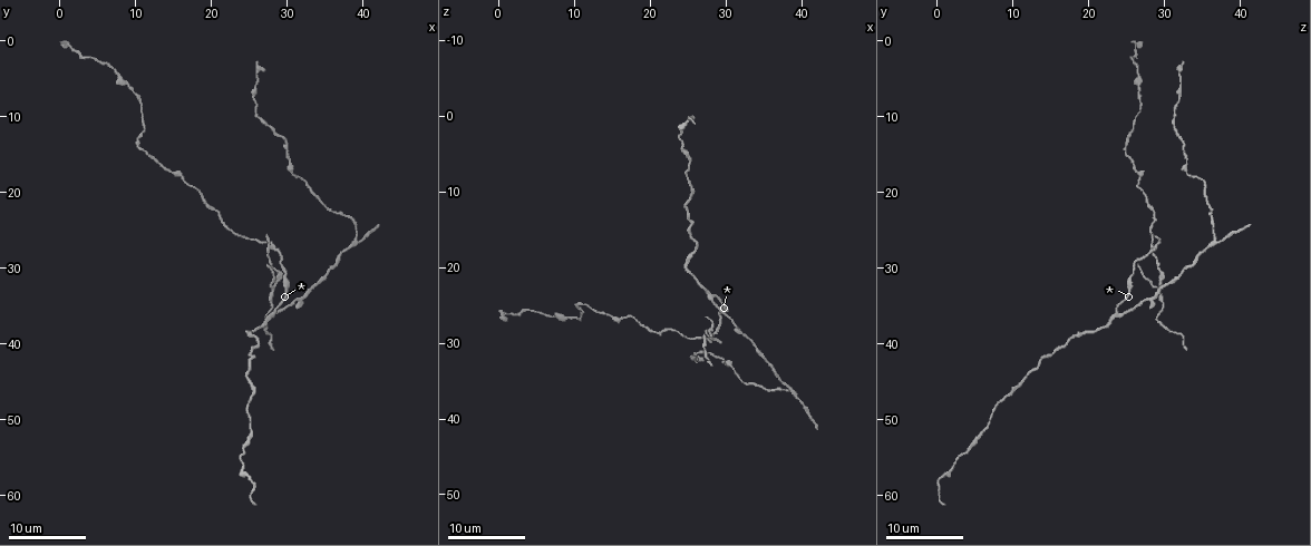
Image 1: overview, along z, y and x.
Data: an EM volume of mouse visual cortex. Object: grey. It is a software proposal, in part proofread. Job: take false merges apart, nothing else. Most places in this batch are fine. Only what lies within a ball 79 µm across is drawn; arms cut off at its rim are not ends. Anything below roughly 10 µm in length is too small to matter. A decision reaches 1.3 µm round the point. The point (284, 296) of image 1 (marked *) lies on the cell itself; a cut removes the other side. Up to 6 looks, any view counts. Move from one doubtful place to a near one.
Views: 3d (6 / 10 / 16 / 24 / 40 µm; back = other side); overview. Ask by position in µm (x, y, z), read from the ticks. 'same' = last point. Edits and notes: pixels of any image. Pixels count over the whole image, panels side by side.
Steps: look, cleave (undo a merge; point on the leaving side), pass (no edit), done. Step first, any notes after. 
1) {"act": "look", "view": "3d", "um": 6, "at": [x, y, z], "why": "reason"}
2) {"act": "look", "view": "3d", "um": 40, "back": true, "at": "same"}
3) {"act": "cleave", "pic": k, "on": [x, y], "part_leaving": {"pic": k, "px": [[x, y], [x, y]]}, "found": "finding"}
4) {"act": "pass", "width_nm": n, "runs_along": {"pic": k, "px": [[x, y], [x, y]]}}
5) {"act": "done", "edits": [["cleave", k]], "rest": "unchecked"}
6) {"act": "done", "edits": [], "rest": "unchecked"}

{"act": "look", "view": "3d", "um": 10, "at": [28.0, 27.0, 29.0], "why": "four arms meet"}

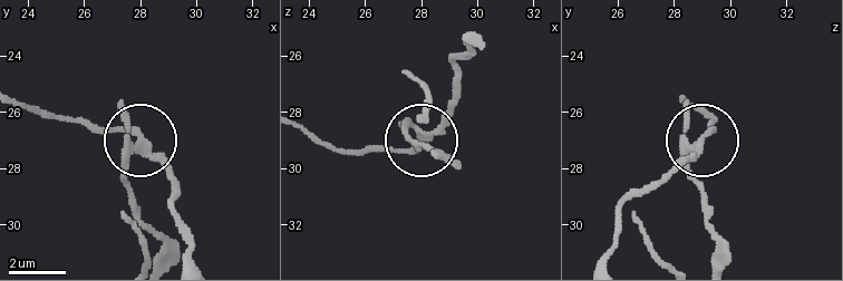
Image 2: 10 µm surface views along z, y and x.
{"act": "cleave", "pic": 2, "on": [122, 109], "arms": 4, "found": "a second cell is stuck on"}

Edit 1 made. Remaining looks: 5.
{"act": "look", "view": "3d", "um": 10, "at": [28.0, 36.5, 23.5], "why": "three arms meet"}

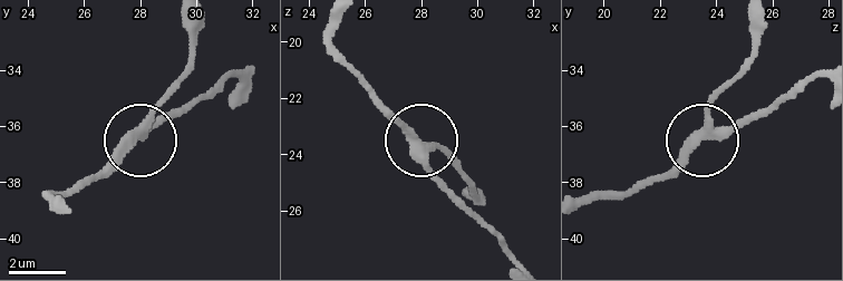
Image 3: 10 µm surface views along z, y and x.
{"act": "pass", "width_nm": 320, "found": "continuous, no second cell"}

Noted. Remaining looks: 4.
{"act": "look", "view": "3d", "um": 16, "at": [38.5, 26.5, 36.5], "why": "three-way junction"}

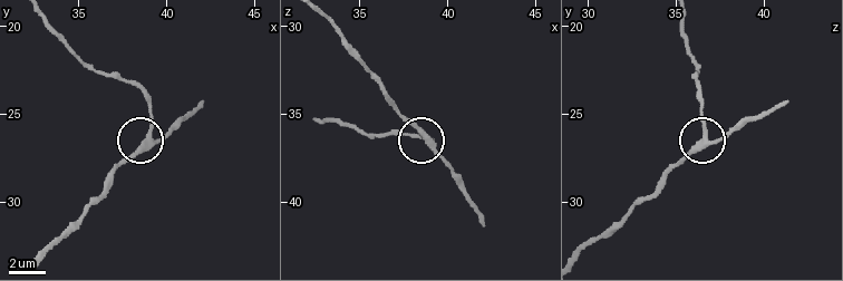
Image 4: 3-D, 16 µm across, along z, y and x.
{"act": "look", "view": "3d", "um": 6, "at": [38.8, 26.4, 36.5]}

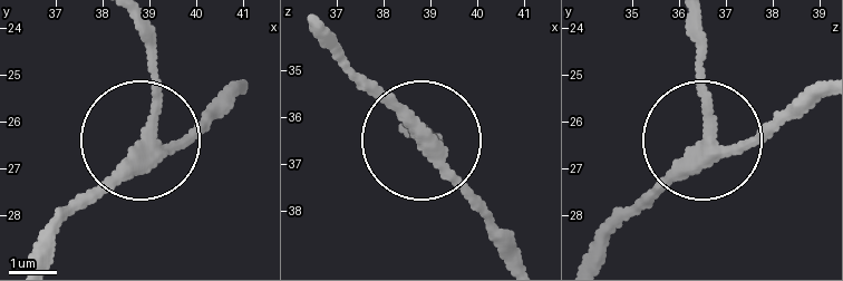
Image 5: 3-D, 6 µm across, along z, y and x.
{"act": "pass", "runs_along": {"pic": 5, "px": [[29, 259], [142, 138], [157, 90], [149, 19]]}, "found": "continuous, no second cell"}

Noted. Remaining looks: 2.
{"act": "done", "edits": [["cleave", 2]], "rest": "unchecked"}

